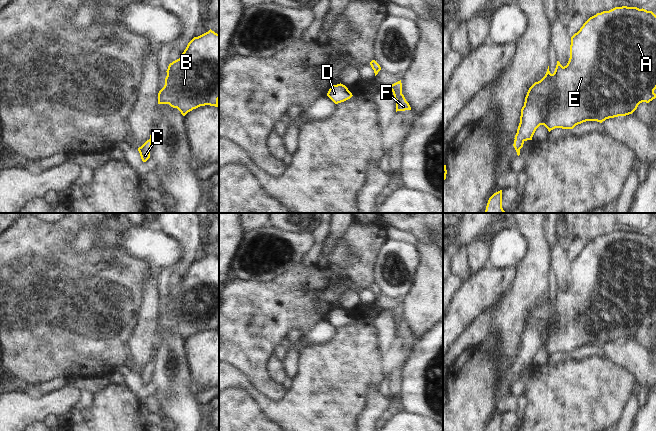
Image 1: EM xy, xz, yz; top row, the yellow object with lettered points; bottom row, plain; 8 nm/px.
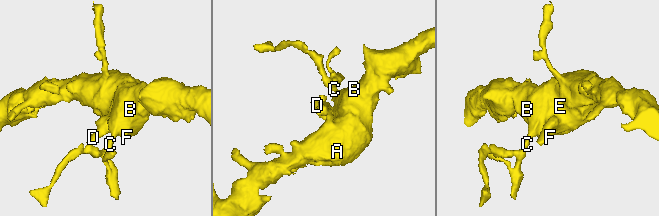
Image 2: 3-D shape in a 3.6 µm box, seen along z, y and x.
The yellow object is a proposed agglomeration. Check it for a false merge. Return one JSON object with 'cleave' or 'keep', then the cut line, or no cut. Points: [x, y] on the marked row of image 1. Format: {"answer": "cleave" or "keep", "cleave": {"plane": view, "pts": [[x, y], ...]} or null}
{"answer": "keep", "cleave": null}

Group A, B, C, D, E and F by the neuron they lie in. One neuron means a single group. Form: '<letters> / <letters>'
A B C D E F

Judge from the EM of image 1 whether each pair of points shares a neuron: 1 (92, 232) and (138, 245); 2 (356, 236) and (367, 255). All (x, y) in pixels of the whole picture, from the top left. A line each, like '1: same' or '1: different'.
1: same
2: same

